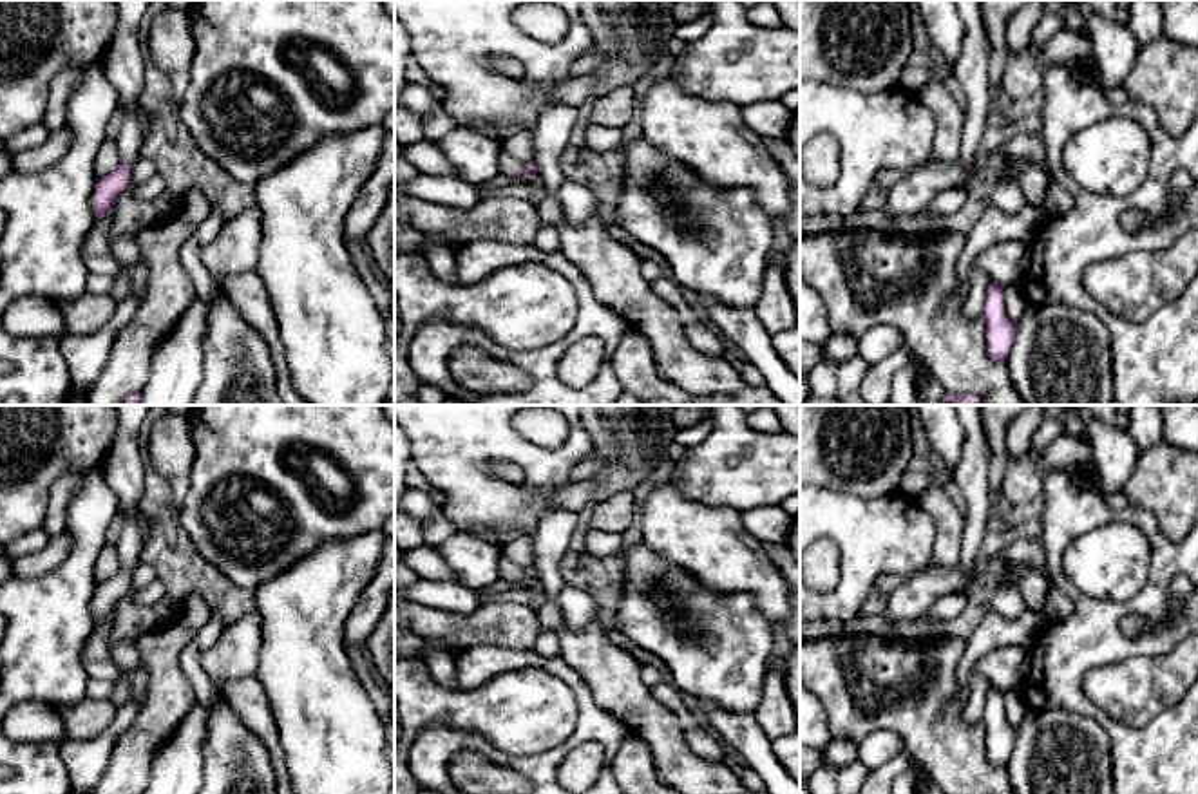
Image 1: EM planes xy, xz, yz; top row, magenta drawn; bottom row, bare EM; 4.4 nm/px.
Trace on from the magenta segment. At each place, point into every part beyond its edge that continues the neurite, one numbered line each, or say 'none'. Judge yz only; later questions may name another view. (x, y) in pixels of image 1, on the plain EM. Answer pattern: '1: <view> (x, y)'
1: yz (970, 476)

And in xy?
1: xy (123, 463)

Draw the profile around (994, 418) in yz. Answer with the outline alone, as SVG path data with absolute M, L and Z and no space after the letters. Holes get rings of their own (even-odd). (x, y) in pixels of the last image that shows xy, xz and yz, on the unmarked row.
M979 405L984 440L990 449L988 488L990 503L1004 506L1003 483L1006 474L1006 430L1008 425L1030 405Z

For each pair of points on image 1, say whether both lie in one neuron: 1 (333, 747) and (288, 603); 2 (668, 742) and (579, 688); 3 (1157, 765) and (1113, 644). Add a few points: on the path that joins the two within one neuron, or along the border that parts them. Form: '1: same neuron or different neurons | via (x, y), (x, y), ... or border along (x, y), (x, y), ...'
1: same neuron | via (323, 711), (303, 662), (303, 639)
2: different neurons | border along (565, 661), (585, 682), (592, 699), (623, 722)
3: same neuron | via (1121, 737), (1075, 695), (1077, 670)

